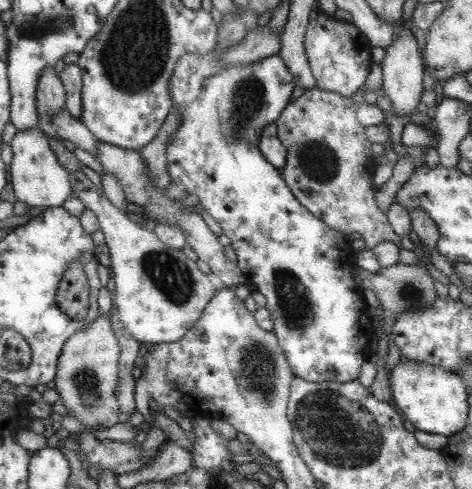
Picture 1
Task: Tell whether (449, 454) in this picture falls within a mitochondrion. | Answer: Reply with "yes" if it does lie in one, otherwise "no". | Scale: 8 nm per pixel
no

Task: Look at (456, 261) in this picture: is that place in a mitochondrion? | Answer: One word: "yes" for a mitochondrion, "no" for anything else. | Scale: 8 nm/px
no

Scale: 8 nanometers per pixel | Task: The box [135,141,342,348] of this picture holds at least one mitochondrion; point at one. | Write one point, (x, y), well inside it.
(172, 277)

